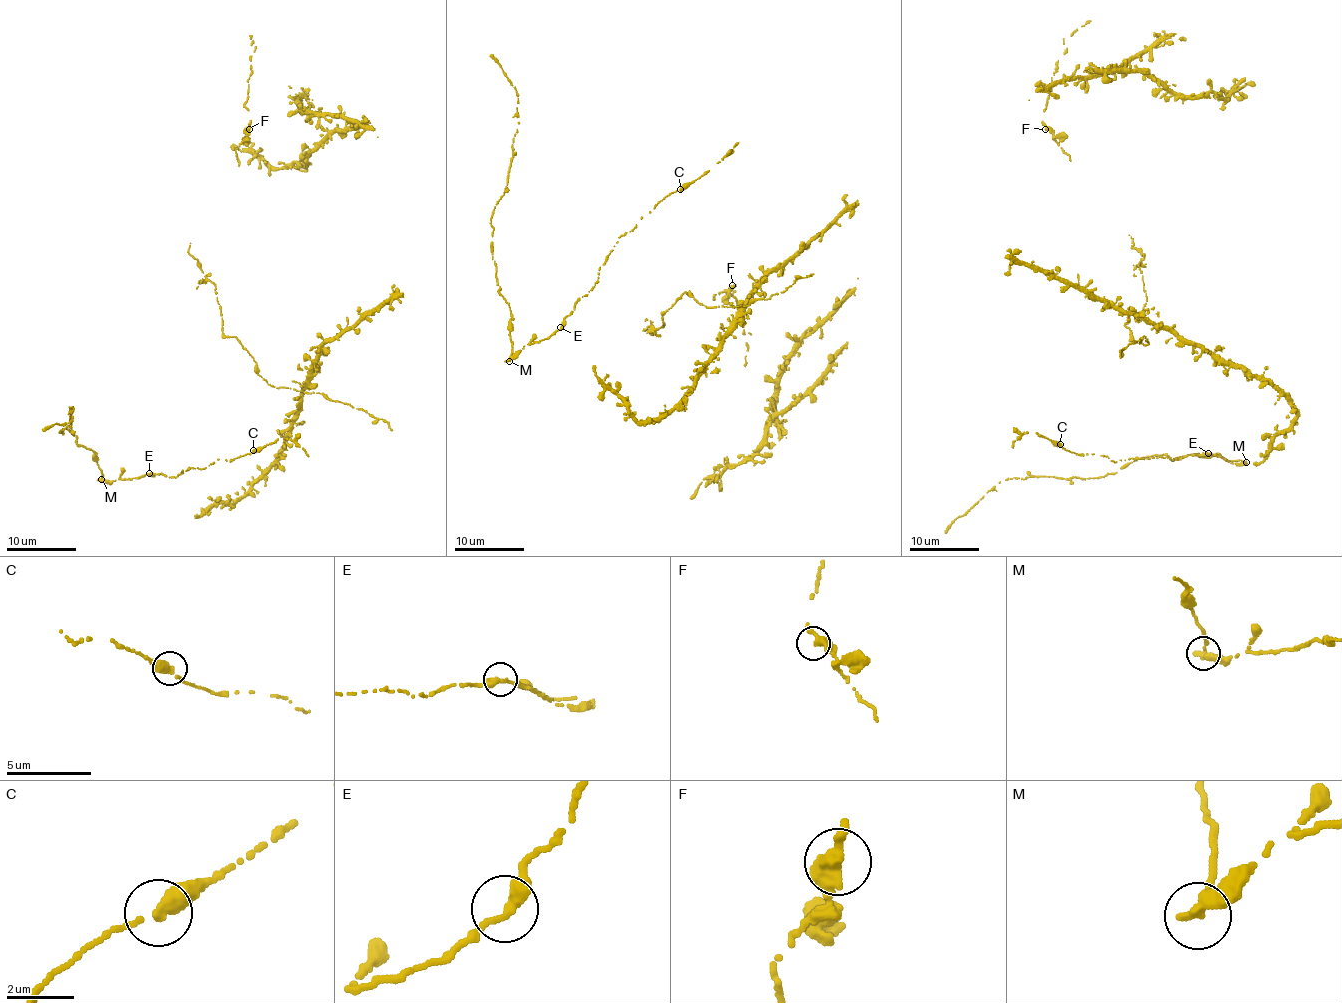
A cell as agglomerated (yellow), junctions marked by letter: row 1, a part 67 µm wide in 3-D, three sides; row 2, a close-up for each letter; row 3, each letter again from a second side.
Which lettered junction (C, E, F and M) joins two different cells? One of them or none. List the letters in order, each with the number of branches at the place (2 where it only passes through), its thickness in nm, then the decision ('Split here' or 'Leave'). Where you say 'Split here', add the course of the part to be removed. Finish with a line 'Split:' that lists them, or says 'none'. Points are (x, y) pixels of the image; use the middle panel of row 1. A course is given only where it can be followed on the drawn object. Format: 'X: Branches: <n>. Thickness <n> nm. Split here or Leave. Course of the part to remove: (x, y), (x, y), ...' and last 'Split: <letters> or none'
C: Branches: 2. Thickness 320 nm. Leave
E: Branches: 2. Thickness 320 nm. Leave
F: Branches: 2. Thickness 360 nm. Leave
M: Branches: 2. Thickness 320 nm. Split here. Course of the part to remove: (508, 360), (512, 314), (496, 279), (491, 217), (507, 185), (513, 138), (519, 123), (516, 90), (489, 54)
Split: M

